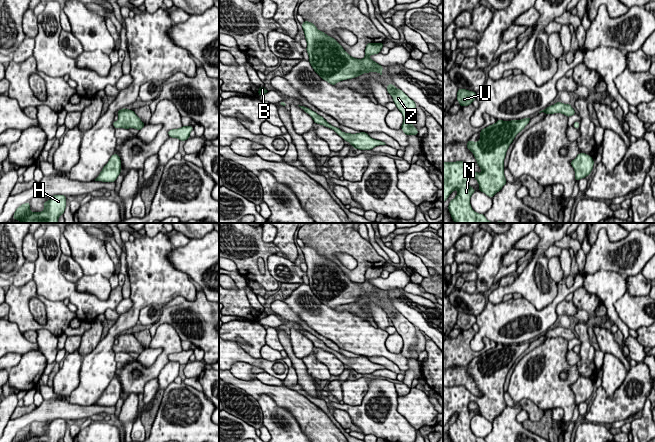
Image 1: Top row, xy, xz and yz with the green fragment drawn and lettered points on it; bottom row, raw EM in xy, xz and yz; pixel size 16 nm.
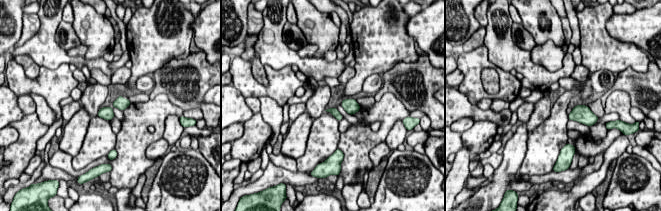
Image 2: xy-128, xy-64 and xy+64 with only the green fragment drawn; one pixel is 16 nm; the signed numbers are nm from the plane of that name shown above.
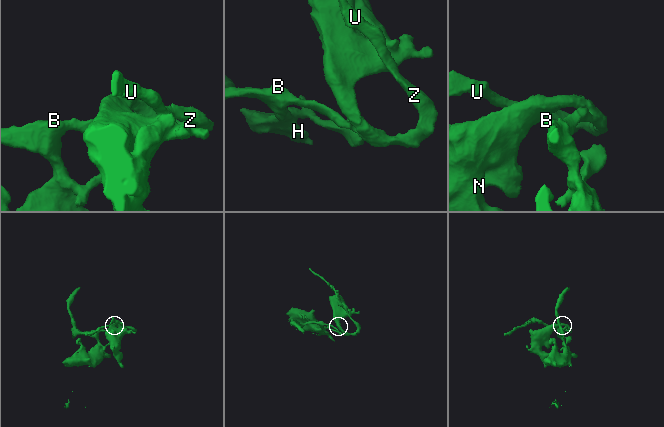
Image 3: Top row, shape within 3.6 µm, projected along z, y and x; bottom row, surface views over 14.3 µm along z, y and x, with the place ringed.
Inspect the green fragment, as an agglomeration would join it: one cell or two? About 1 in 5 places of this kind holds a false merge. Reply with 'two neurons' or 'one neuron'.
one neuron

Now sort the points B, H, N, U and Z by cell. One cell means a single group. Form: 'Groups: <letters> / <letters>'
Groups: B H N U Z

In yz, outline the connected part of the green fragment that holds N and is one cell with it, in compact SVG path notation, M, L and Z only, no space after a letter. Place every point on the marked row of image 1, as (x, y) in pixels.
M531 117L511 121L497 120L495 124L489 125L480 131L480 140L478 142L471 140L467 142L467 148L473 153L477 160L477 164L482 170L481 173L473 171L470 166L463 161L443 162L443 202L447 200L455 189L458 190L456 197L449 202L448 206L452 220L455 223L504 223L503 221L490 222L486 219L484 214L476 213L472 209L470 197L476 190L469 186L469 179L475 178L479 183L478 191L493 198L507 182L504 175L504 159L508 147L516 135L530 122L530 119Z

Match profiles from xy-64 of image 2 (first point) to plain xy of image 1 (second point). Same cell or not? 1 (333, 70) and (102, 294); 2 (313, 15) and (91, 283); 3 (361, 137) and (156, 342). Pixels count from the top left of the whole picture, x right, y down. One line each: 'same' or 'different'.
1: different
2: different
3: same

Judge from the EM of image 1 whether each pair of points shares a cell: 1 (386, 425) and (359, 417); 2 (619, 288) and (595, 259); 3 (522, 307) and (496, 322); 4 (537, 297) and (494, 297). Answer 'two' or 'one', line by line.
1: one
2: two
3: one
4: one

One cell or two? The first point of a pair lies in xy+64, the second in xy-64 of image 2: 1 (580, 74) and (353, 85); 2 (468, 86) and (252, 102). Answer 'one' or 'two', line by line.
1: two
2: two

